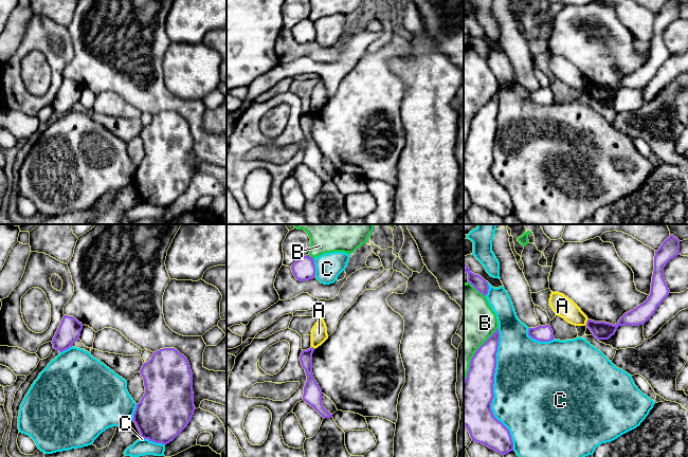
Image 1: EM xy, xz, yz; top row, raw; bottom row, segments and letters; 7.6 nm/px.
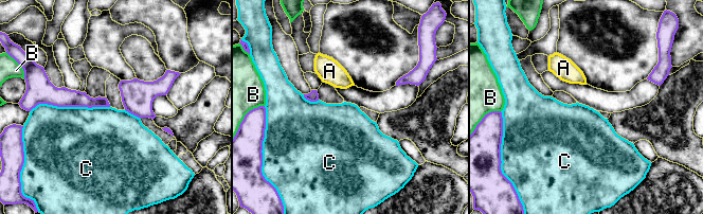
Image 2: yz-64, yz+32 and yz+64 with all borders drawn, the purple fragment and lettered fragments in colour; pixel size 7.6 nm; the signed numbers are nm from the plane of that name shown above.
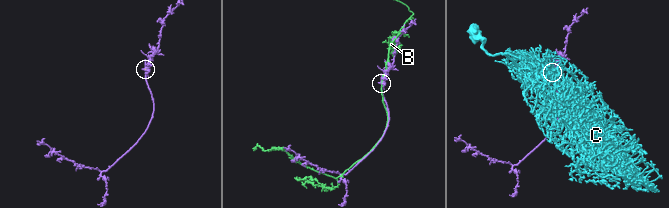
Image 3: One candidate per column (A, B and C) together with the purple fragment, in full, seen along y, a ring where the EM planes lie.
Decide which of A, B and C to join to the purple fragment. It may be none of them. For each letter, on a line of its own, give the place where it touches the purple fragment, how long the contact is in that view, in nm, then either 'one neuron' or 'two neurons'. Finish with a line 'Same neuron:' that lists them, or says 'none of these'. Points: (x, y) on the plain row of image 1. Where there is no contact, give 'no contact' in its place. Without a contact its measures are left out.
A: yz (586, 85) | 60 nm | two neurons
B: yz (474, 117) | 480 nm | two neurons
C: yz (492, 152) | 950 nm | two neurons
Same neuron: none of these

